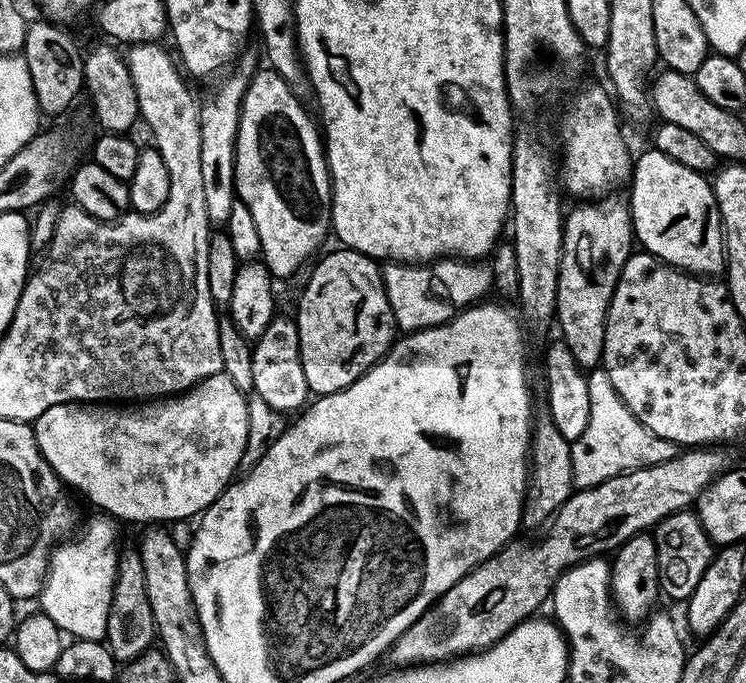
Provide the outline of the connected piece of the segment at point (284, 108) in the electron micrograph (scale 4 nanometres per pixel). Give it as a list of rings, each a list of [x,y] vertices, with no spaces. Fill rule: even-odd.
[[[271,70],[257,71],[244,95],[242,110],[240,111],[240,125],[236,135],[236,195],[248,207],[250,214],[254,214],[254,226],[258,226],[262,263],[268,267],[268,271],[276,278],[292,276],[308,259],[311,261],[325,247],[325,245],[323,246],[324,239],[330,236],[332,227],[332,177],[328,174],[326,148],[322,143],[322,136],[318,131],[317,121],[315,119],[312,121],[308,117],[308,112],[304,107],[305,105],[302,101],[290,90],[290,86],[286,86],[286,82],[282,82],[282,78],[277,72]]]

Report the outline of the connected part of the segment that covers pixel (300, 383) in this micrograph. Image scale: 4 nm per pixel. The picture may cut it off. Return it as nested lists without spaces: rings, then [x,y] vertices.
[[[283,314],[277,315],[266,326],[266,334],[252,344],[254,362],[254,386],[252,392],[276,412],[296,414],[309,403],[310,393],[306,373],[302,370],[302,354],[298,346],[298,330],[295,319],[288,320]]]

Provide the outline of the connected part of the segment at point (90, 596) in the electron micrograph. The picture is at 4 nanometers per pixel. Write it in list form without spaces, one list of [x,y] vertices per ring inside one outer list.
[[[100,519],[104,520],[90,521],[84,533],[82,528],[79,534],[57,543],[51,549],[48,575],[44,577],[44,586],[38,597],[39,611],[54,621],[61,633],[78,640],[103,641],[107,634],[107,614],[114,590],[118,555],[117,525],[111,519]]]

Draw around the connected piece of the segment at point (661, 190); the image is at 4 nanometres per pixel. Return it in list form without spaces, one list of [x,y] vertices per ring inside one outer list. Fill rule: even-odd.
[[[647,151],[641,156],[637,155],[632,166],[630,211],[635,239],[644,243],[641,244],[643,251],[657,256],[663,264],[701,278],[719,277],[726,268],[724,227],[720,224],[720,211],[709,177],[705,173],[690,170],[690,166],[682,166],[682,162],[674,162],[674,158],[666,158],[666,154]]]

